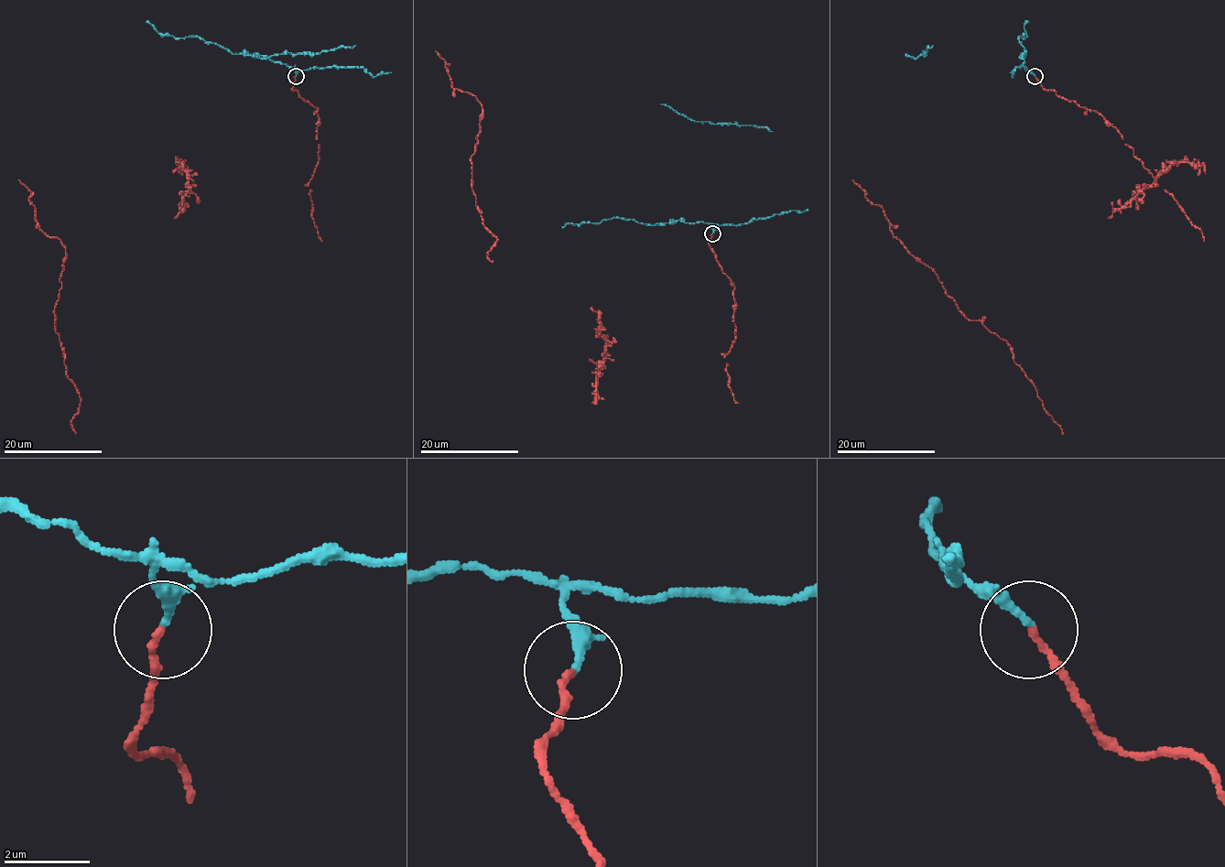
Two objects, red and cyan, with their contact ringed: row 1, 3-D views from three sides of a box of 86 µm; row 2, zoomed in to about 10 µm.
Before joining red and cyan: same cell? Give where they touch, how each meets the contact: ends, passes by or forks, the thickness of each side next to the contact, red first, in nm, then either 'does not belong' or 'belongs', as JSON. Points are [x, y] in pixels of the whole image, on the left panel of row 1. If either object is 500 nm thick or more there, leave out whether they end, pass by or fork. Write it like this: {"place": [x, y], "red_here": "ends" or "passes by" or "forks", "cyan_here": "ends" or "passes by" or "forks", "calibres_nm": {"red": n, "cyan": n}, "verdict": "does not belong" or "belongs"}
{"place": [296, 76], "red_here": "ends", "cyan_here": "passes by", "calibres_nm": {"red": 150, "cyan": 150}, "verdict": "does not belong"}

